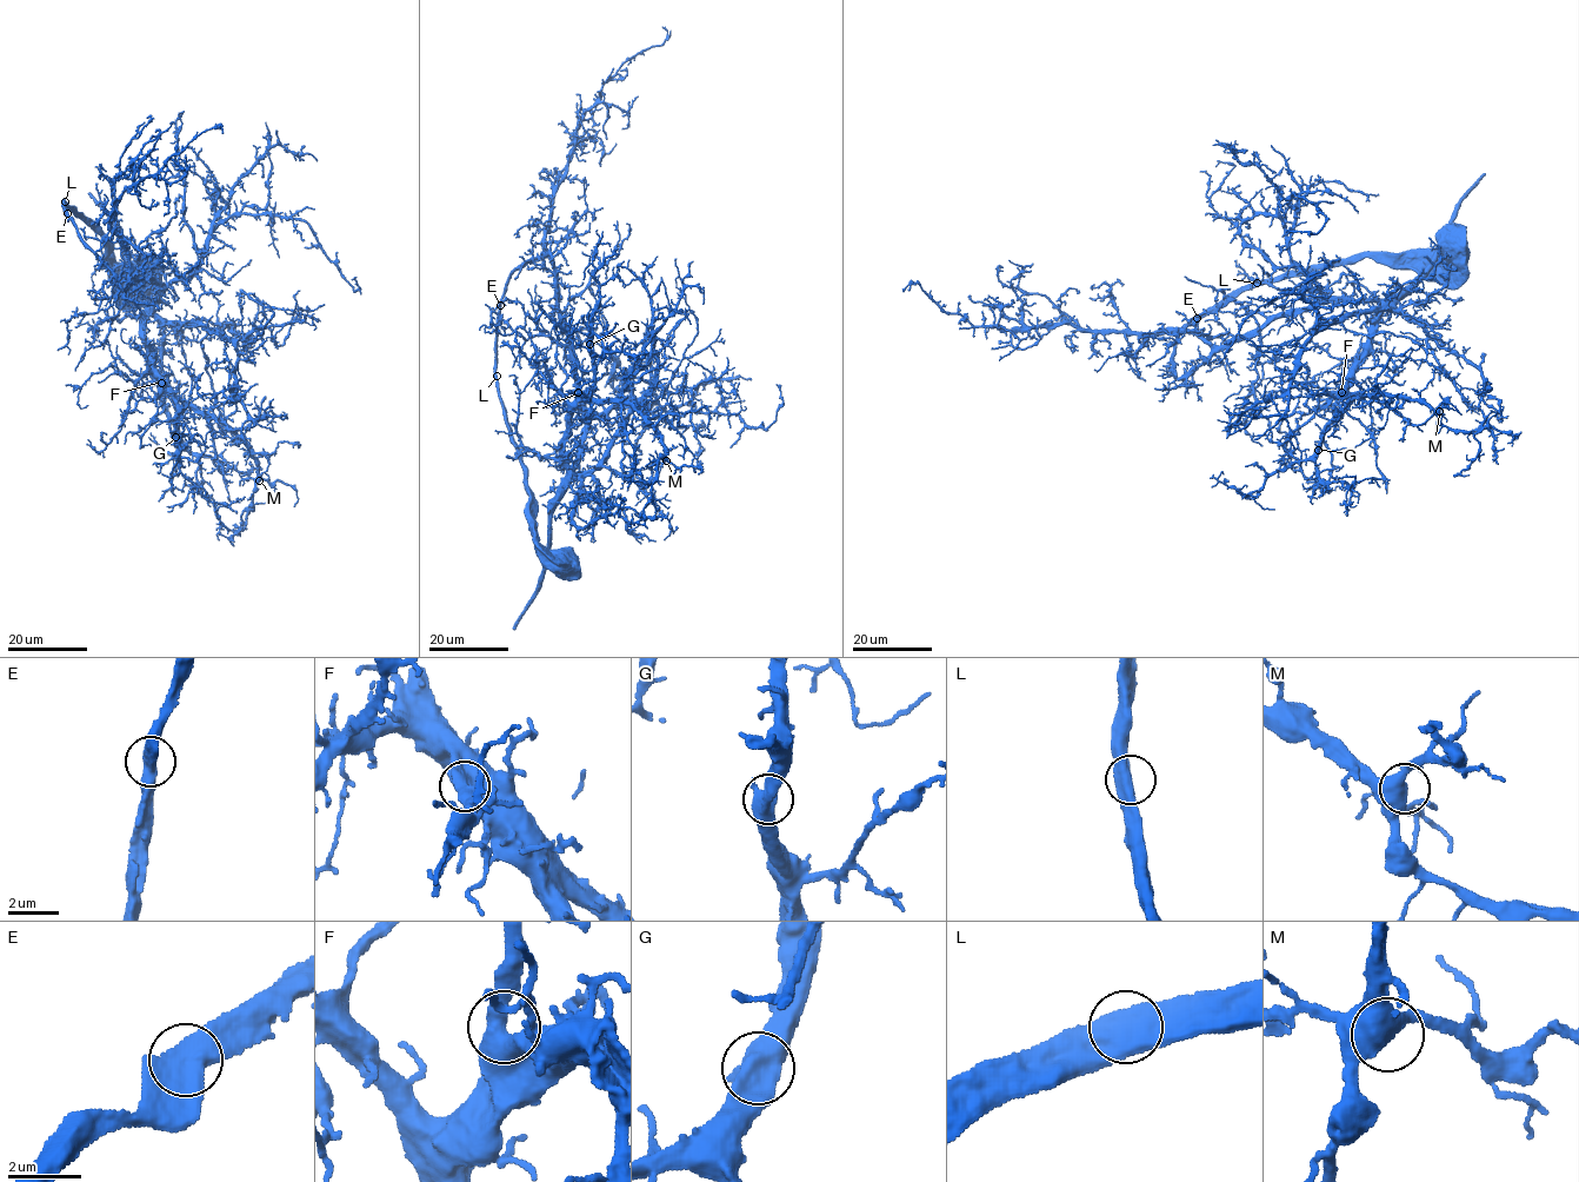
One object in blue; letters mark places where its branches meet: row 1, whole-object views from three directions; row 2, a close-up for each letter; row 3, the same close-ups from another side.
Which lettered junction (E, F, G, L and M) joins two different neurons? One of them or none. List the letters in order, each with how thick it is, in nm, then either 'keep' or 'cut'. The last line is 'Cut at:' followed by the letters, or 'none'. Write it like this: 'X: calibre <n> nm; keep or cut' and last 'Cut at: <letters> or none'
E: calibre 650 nm; keep
F: calibre 650 nm; keep
G: calibre 600 nm; keep
L: calibre 650 nm; keep
M: calibre 600 nm; keep
Cut at: none

